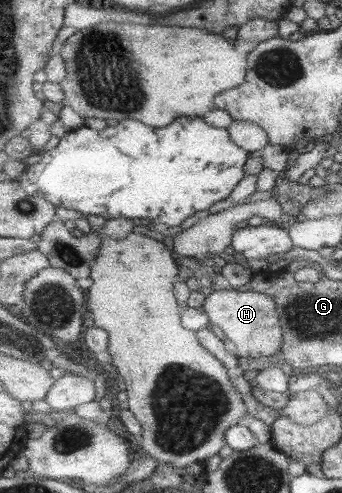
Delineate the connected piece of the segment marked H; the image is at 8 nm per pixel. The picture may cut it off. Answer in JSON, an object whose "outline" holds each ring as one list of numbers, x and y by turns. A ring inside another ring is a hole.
{"outline":[[215,289,207,296,203,307,238,357,268,359,279,355,284,331,277,302,270,295,245,289]]}

